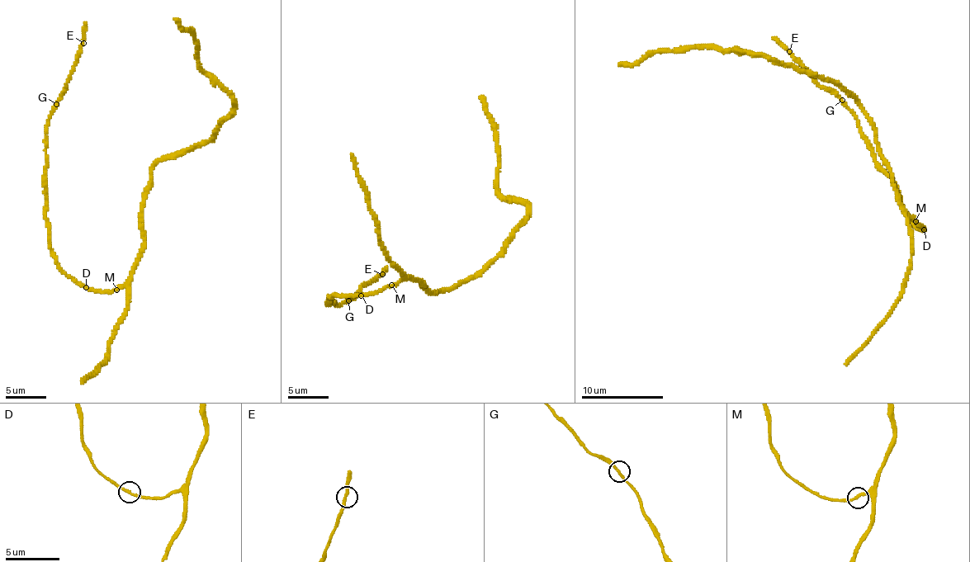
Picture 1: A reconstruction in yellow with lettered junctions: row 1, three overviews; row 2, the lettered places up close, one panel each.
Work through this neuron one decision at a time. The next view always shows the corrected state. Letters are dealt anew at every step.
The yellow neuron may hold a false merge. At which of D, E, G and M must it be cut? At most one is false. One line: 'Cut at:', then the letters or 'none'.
Cut at: D

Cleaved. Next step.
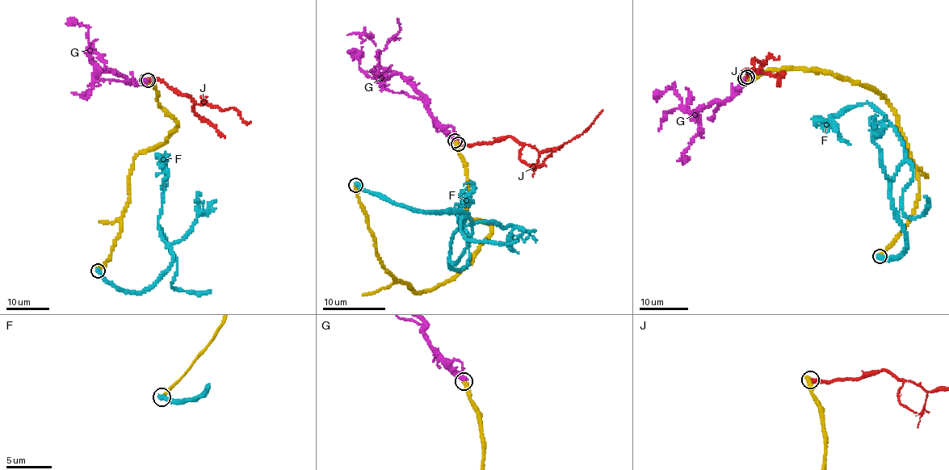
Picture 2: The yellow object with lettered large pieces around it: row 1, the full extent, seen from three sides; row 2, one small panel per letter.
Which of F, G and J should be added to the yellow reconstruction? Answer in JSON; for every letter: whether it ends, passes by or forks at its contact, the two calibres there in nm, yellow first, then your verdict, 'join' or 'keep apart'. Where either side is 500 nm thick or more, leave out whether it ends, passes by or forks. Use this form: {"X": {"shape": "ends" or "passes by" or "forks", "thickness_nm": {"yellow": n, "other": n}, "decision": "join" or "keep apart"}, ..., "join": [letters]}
{"F": {"shape": "ends", "thickness_nm": {"yellow": 280, "other": 400}, "decision": "keep apart"}, "G": {"shape": "ends", "thickness_nm": {"yellow": 360, "other": 440}, "decision": "join"}, "J": {"shape": "ends", "thickness_nm": {"yellow": 440, "other": 460}, "decision": "keep apart"}, "join": ["G"]}

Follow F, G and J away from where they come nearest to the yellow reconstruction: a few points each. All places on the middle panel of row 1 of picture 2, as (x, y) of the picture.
F: (355, 184), (408, 207), (466, 211), (451, 241), (458, 271), (468, 258), (459, 213), (472, 202), (458, 209)
G: (455, 141), (432, 115), (428, 98), (392, 72), (373, 72), (377, 74), (371, 77), (359, 65), (363, 46)
J: (458, 144), (489, 144), (511, 136), (539, 152), (558, 149), (580, 136), (602, 110)

